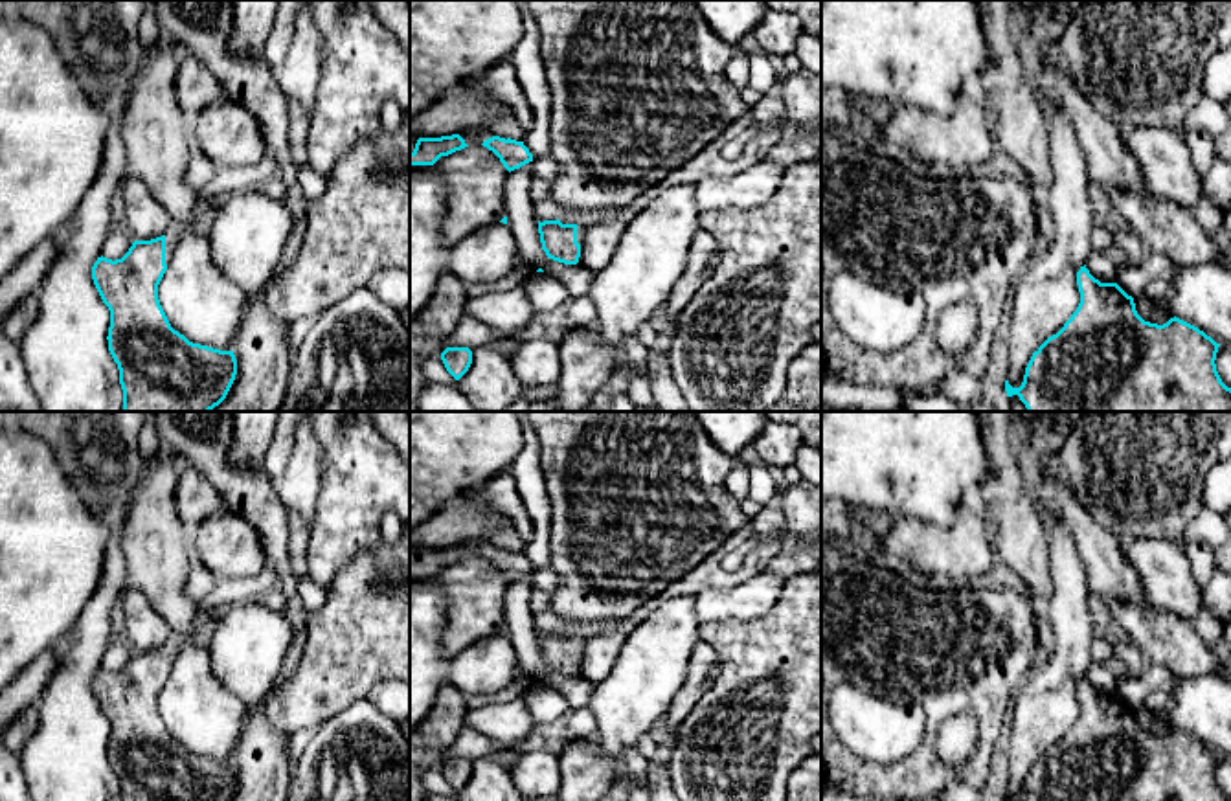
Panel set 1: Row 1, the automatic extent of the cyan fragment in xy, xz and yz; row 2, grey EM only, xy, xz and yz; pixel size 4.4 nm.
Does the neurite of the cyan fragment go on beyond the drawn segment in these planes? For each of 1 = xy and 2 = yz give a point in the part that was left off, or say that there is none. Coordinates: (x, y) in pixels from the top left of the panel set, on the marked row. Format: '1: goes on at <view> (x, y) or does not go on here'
1: goes on at xy (173, 232)
2: does not go on here

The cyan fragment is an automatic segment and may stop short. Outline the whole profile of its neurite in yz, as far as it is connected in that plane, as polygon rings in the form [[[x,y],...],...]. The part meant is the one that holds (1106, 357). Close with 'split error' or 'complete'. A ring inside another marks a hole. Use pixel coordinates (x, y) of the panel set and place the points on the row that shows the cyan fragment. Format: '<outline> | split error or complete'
[[[1086,265],[1077,272],[1077,285],[1080,292],[1080,303],[1077,310],[1056,334],[1049,336],[1033,353],[1020,388],[1012,388],[1009,380],[1005,380],[1007,397],[1018,395],[1027,412],[1231,412],[1231,388],[1222,382],[1214,364],[1220,344],[1216,344],[1198,327],[1176,316],[1163,325],[1145,322],[1137,314],[1132,296],[1128,296],[1117,283],[1101,283],[1095,279]]] | complete

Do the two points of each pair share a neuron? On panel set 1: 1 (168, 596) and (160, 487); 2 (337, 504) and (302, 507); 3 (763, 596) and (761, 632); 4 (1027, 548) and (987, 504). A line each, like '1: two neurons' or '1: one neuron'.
1: one neuron
2: two neurons
3: two neurons
4: one neuron

